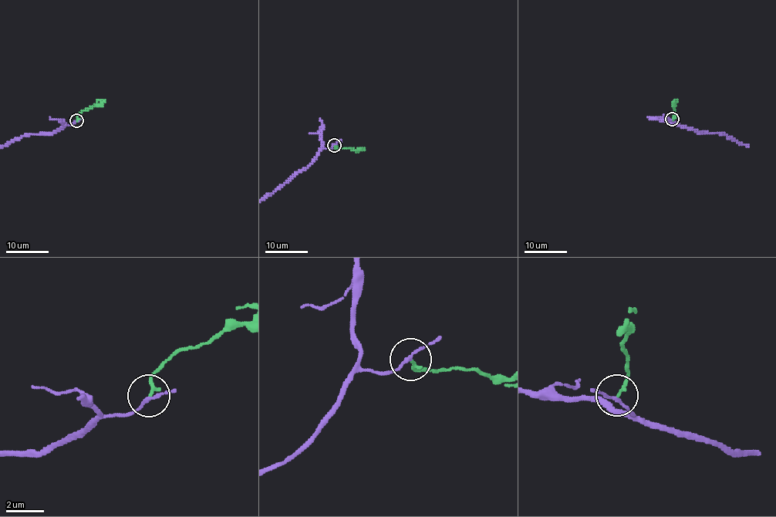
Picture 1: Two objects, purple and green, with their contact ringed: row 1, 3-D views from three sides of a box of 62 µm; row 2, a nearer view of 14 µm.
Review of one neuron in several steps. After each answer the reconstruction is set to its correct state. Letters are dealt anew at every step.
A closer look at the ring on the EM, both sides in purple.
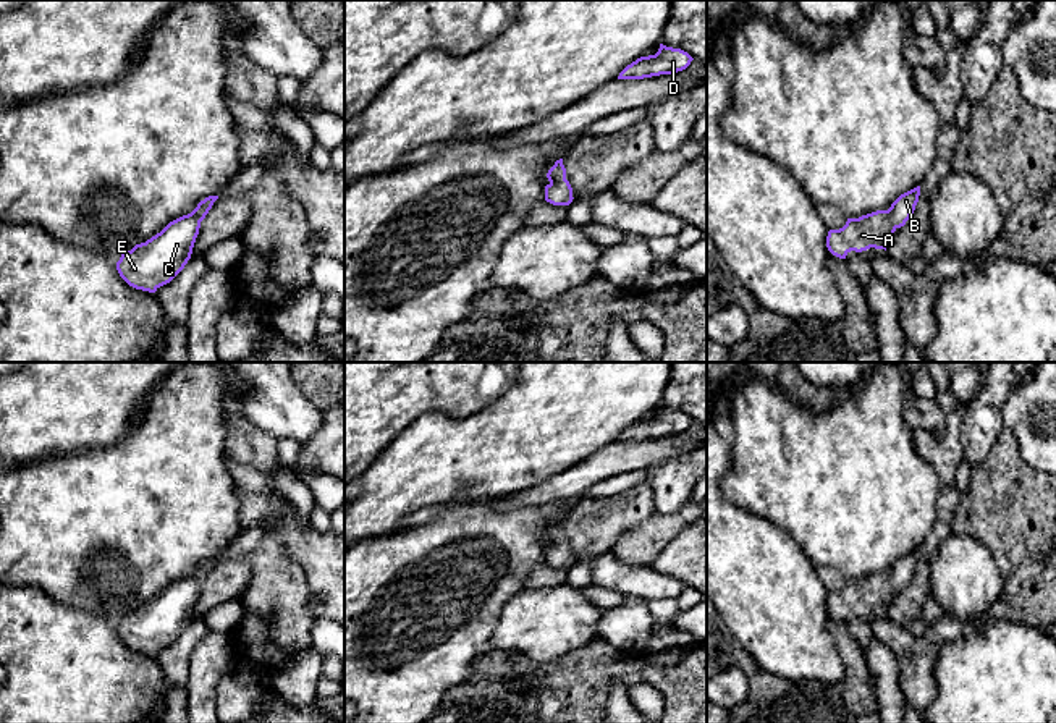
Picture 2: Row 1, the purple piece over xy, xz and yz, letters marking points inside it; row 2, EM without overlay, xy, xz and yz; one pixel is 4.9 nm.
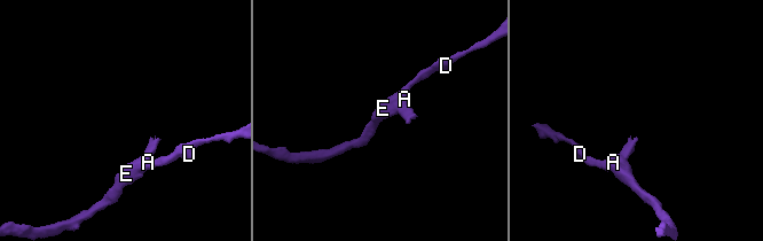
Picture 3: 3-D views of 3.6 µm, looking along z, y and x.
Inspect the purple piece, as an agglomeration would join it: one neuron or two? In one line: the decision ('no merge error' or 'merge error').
no merge error

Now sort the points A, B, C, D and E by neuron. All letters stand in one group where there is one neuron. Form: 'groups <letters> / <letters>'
groups A B C D E

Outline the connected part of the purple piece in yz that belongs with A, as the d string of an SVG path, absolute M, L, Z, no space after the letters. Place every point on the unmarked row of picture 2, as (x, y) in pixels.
M920 548L901 556L888 573L876 573L859 581L847 581L839 592L830 592L828 613L846 621L851 613L885 611L894 594L906 587L919 564Z

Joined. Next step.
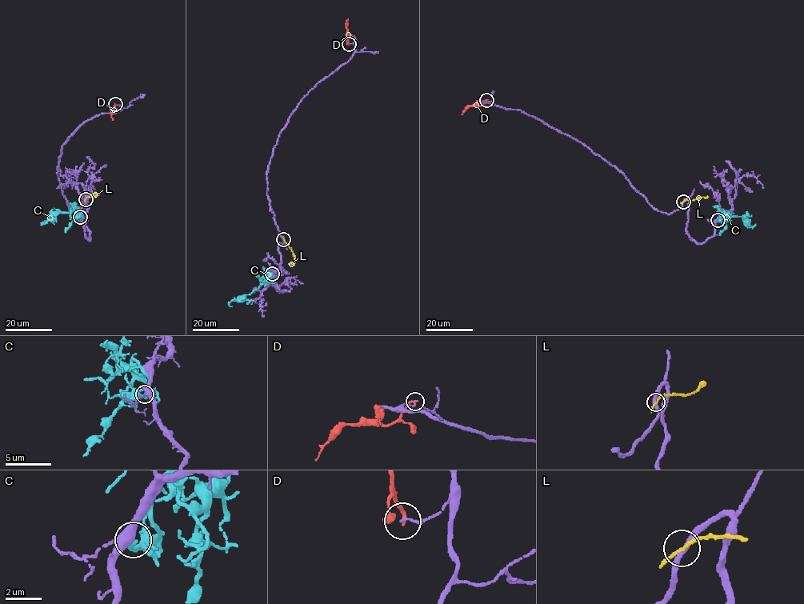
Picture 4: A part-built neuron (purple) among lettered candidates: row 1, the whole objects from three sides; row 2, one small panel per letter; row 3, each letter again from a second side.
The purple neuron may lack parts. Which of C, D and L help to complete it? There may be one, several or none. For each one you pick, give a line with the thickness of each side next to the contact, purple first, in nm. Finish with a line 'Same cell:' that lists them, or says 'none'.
Same cell: none

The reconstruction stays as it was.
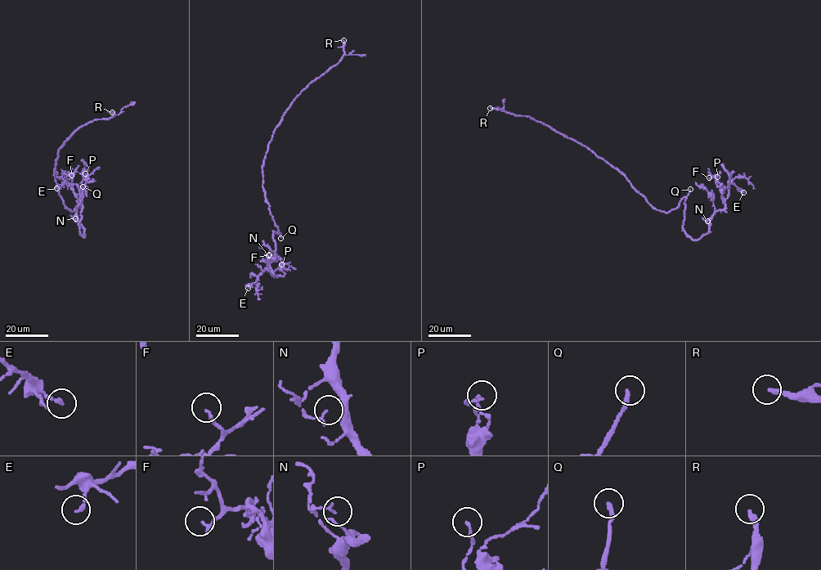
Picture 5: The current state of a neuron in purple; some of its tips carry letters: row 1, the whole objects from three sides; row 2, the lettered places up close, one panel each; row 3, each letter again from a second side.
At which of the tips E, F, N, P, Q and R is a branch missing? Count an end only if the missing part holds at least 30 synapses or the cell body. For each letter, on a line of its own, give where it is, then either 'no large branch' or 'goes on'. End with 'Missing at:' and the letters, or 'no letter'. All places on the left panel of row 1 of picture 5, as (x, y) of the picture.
E: (56, 188) | no large branch
F: (71, 175) | no large branch
N: (75, 218) | no large branch
P: (85, 173) | no large branch
Q: (82, 186) | no large branch
R: (112, 112) | goes on
Missing at: R

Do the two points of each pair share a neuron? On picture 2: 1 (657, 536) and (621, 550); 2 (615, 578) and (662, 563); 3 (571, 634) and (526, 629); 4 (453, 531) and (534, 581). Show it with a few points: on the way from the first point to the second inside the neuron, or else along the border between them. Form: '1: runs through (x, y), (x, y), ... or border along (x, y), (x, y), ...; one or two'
1: runs through (649, 539), (629, 547); one
2: border along (647, 565), (676, 576), (684, 584); two
3: runs through (560, 629), (537, 629); one
4: border along (544, 562), (529, 575), (526, 589); two

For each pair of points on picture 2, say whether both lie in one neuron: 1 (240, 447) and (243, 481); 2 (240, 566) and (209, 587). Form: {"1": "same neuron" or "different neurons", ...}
{"1": "different neurons", "2": "same neuron"}

